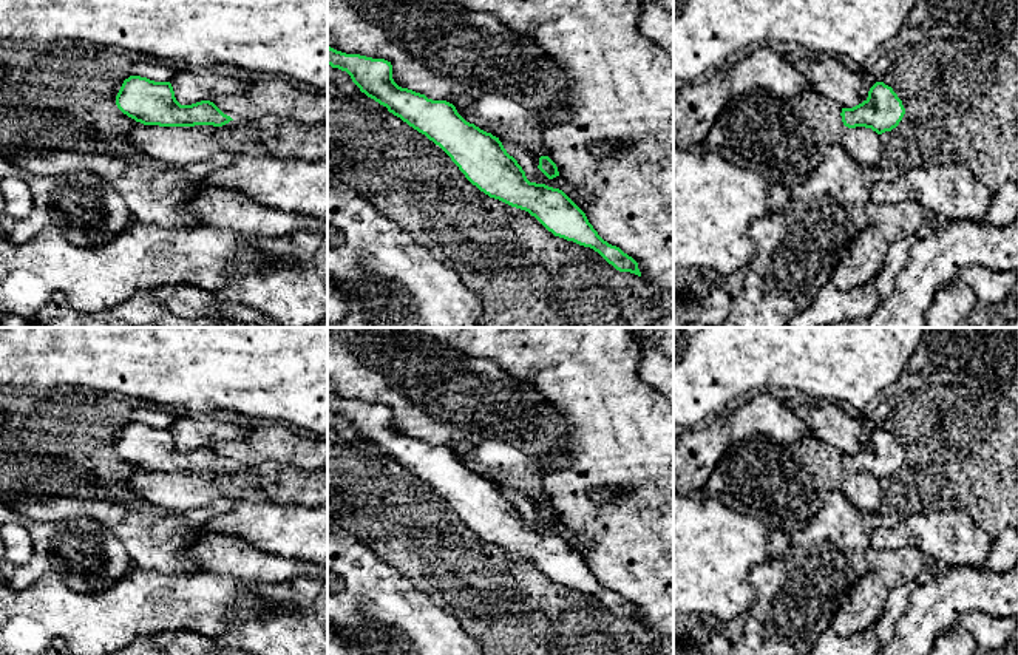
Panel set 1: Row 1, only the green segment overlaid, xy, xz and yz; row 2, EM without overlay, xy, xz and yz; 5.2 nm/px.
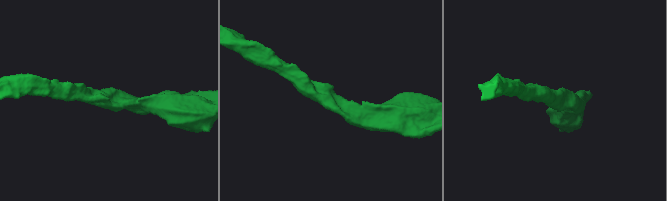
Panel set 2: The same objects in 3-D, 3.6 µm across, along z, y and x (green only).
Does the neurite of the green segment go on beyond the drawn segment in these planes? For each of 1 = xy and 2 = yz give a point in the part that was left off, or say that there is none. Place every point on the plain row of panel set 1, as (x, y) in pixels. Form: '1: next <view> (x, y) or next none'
1: next none
2: next none

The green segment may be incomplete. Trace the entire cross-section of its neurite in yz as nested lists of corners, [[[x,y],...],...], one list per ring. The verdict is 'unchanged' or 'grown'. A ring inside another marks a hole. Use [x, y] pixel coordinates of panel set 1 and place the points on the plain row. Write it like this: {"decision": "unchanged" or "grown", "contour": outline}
{"decision": "unchanged", "contour": [[[876,428],[862,450],[853,454],[842,454],[840,459],[845,473],[865,473],[871,474],[877,480],[896,474],[904,460],[905,454],[902,446],[893,434],[884,428]]]}

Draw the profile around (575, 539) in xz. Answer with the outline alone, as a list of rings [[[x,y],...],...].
[[[504,485],[502,487],[504,494],[510,502],[513,502],[517,510],[525,518],[525,522],[530,528],[536,530],[545,530],[553,535],[562,536],[582,558],[585,558],[585,542],[584,538],[572,530],[570,527],[564,525],[562,522],[556,522],[553,525],[548,525],[539,514],[539,504],[531,496],[528,496],[525,491]]]

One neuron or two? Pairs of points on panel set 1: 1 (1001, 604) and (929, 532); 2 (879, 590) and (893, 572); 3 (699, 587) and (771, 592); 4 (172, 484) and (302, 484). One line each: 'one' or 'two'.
1: two
2: one
3: two
4: one

